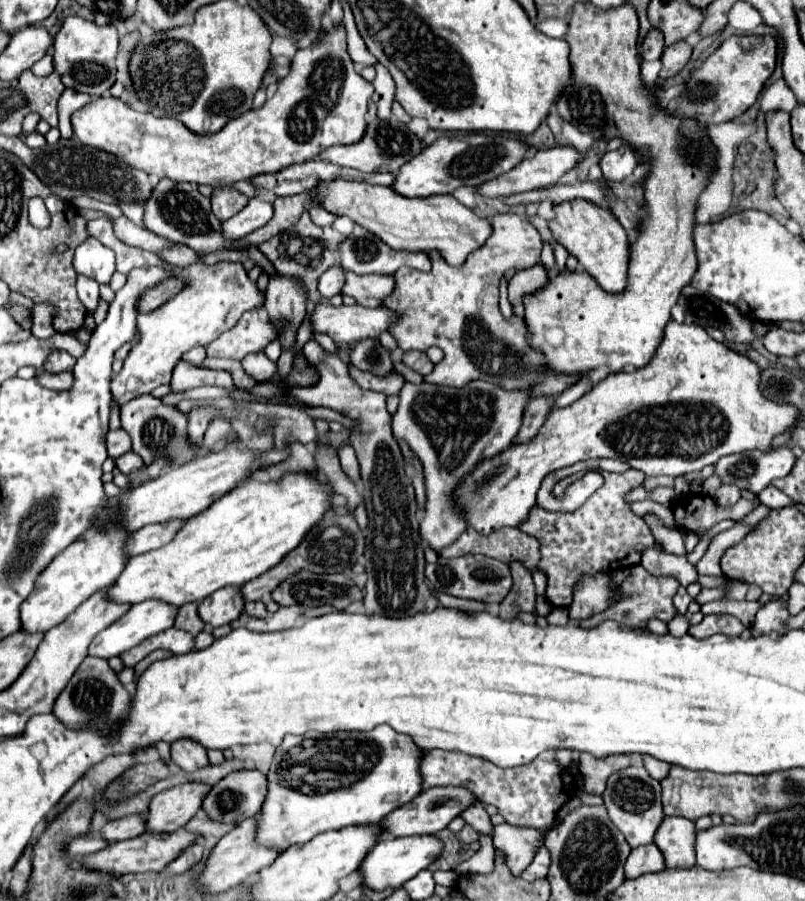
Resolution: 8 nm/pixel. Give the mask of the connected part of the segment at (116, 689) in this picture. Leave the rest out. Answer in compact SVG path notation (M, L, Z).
M87 657L71 677L69 685L61 691L61 695L55 701L53 713L67 725L67 727L95 727L95 729L107 729L115 721L123 719L129 711L131 697L123 683L119 681L117 673L109 667L107 659L99 657Z

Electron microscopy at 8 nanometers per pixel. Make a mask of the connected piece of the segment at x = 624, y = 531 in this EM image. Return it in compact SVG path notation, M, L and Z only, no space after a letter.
M637 469L625 473L603 473L605 483L595 491L589 501L573 513L549 513L541 507L535 507L525 523L519 525L521 531L535 535L541 541L541 561L539 569L547 573L547 599L555 607L569 607L573 601L575 585L581 577L609 573L613 569L631 567L641 561L645 547L653 547L655 539L639 515L633 513L631 503L625 495L645 479Z

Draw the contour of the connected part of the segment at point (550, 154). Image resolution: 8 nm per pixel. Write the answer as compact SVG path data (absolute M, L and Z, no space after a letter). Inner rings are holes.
M551 147L551 149L535 151L531 157L525 157L517 167L513 167L513 171L507 171L505 175L499 175L497 179L489 179L489 183L485 183L485 185L481 183L477 193L483 197L505 197L505 195L515 195L517 191L539 189L539 187L545 187L545 185L557 181L561 175L571 171L577 165L577 161L581 161L581 159L583 159L583 153L573 147Z

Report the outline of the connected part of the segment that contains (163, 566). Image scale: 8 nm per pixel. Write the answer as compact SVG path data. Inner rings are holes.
M289 473L279 483L247 479L217 499L209 509L187 519L173 541L131 557L119 579L107 591L107 597L127 605L157 599L173 607L183 607L185 603L201 603L221 587L241 587L275 567L301 543L305 533L331 509L331 493L329 483L317 481L307 473Z

